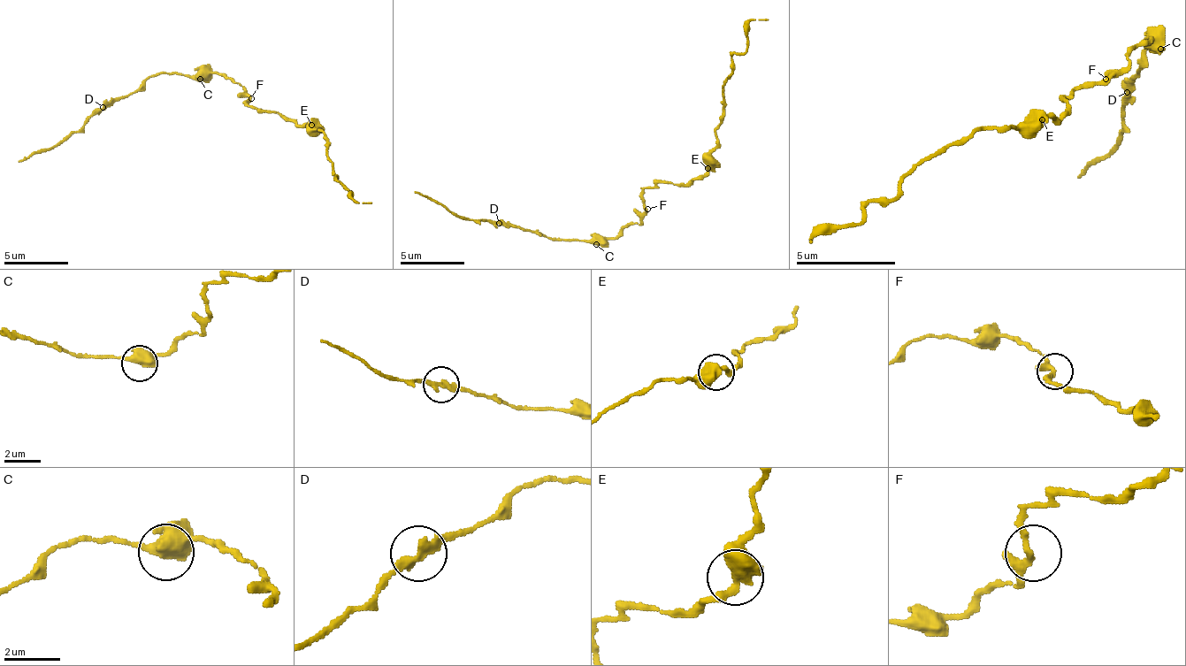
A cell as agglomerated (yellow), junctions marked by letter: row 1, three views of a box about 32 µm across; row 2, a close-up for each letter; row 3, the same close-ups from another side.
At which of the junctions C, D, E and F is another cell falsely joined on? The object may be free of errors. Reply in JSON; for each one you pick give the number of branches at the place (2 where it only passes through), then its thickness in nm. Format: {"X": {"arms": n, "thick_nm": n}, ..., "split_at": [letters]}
{"split_at": []}

